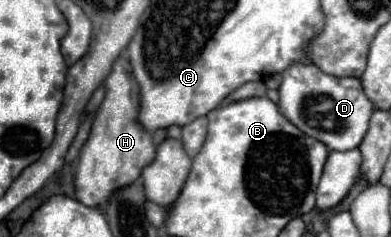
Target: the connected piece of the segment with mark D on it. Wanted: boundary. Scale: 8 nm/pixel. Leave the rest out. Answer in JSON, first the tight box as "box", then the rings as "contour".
{"box":[278,62,372,150],"contour":[[[294,62],[282,72],[282,84],[278,92],[280,112],[304,134],[324,142],[328,150],[352,150],[360,146],[368,130],[372,104],[366,98],[358,78],[336,78],[324,74],[314,64]]]}

